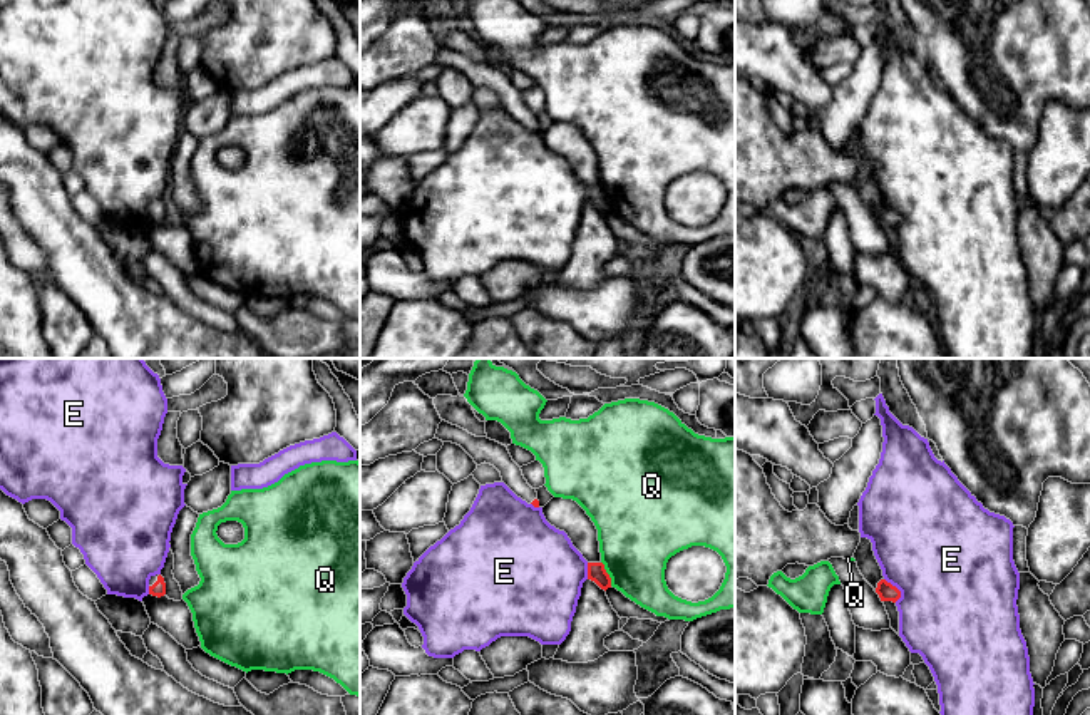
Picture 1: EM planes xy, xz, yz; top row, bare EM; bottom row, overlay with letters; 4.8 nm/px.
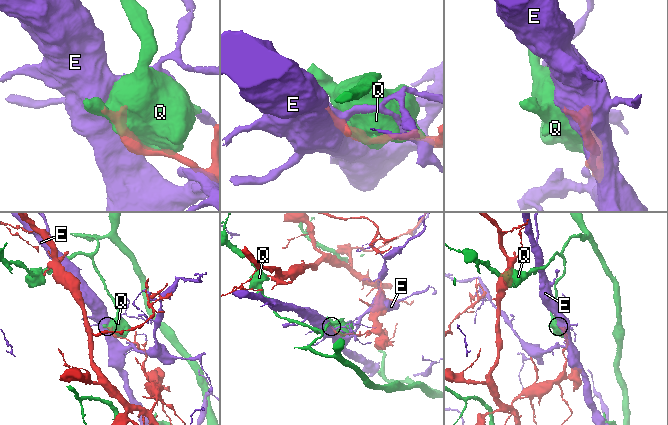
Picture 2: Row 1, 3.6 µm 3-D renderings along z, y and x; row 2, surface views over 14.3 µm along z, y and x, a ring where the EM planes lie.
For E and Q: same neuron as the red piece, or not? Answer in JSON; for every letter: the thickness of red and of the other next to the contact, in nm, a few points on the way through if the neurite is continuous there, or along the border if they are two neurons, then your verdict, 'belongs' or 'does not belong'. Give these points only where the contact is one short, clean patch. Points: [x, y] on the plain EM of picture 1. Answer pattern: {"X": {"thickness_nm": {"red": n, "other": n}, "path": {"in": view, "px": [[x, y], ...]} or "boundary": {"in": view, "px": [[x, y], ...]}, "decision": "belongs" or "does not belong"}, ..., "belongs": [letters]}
{"E": {"thickness_nm": {"red": 90, "other": 500}, "decision": "does not belong"}, "Q": {"thickness_nm": {"red": 90, "other": 380}, "decision": "does not belong"}, "belongs": []}

